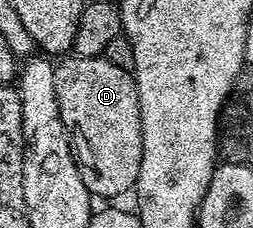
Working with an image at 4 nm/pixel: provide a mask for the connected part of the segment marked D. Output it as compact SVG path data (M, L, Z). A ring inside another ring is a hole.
M66 57L55 66L54 80L60 117L70 134L80 177L91 196L110 201L113 195L127 194L140 173L142 156L140 97L133 74L105 57Z

